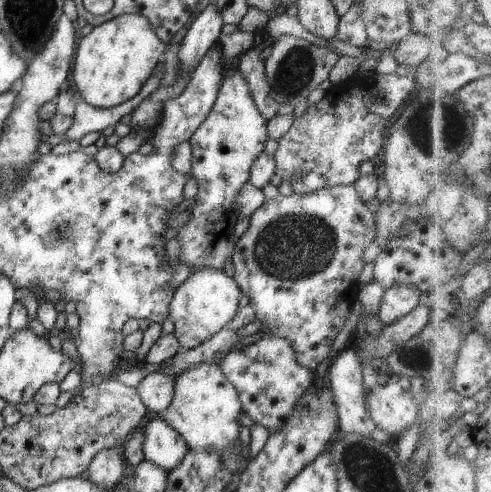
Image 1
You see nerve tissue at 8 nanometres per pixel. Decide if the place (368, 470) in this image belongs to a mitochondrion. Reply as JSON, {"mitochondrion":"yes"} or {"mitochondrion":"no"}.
{"mitochondrion":"yes"}

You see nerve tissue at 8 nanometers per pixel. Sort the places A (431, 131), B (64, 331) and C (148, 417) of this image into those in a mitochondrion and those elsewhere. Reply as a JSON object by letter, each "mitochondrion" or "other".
{"A":"mitochondrion","B":"other","C":"other"}

